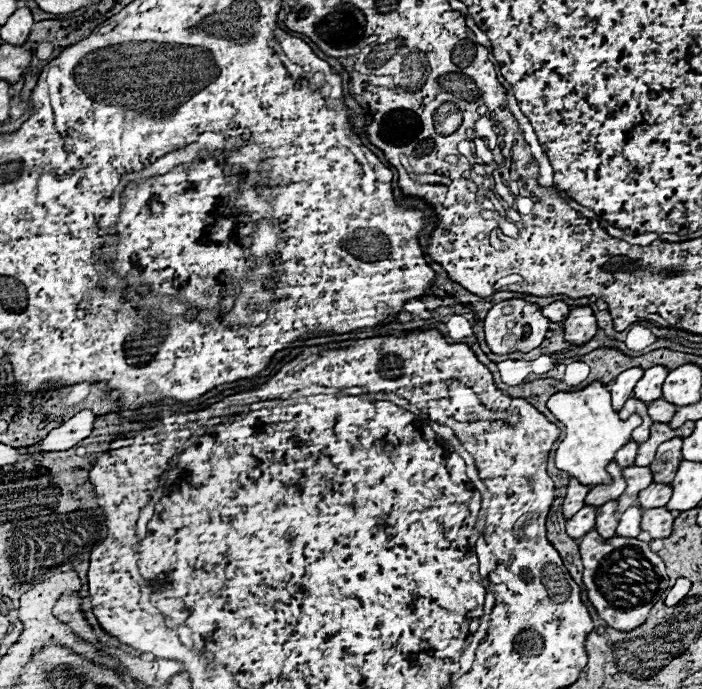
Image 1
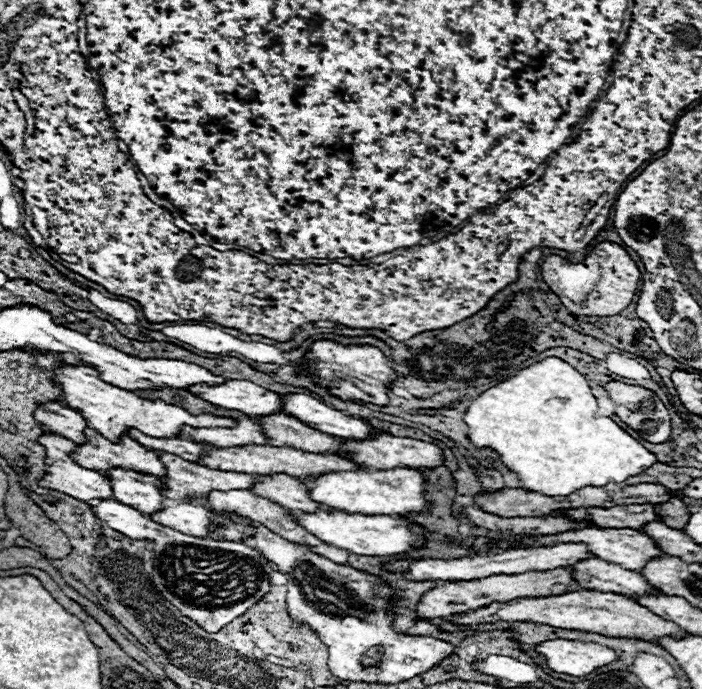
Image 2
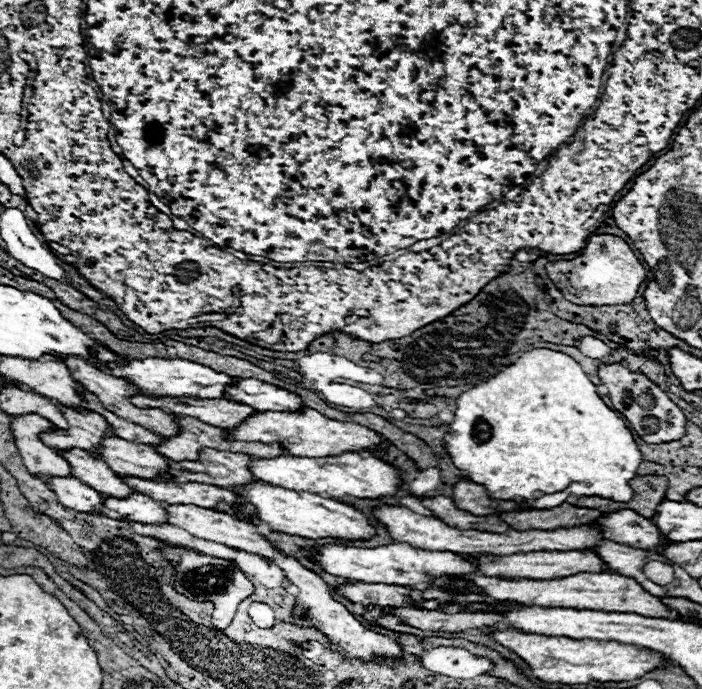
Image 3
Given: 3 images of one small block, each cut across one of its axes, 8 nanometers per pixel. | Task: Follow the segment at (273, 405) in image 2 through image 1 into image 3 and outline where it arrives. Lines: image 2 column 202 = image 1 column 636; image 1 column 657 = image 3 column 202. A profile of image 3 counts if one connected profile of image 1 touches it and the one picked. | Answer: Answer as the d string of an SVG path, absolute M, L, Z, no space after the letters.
M144 358L134 360L126 366L108 364L108 372L118 378L126 378L136 384L144 394L160 394L160 396L194 396L194 398L222 398L226 386L234 382L232 376L224 372L210 370L208 366L190 362L190 360L164 360L164 358Z

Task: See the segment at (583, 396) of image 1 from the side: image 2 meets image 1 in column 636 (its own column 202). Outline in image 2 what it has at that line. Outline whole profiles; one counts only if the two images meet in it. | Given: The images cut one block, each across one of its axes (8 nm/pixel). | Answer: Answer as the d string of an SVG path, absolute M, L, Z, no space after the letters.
M58 366L54 368L54 380L62 386L64 392L64 402L72 410L78 410L82 418L86 418L86 424L94 430L98 430L102 436L110 438L112 442L118 440L120 434L126 434L128 428L136 428L148 436L154 438L176 438L178 436L178 426L188 424L188 426L234 426L236 422L232 418L214 418L210 414L202 416L192 416L188 410L180 406L172 406L166 402L154 402L154 400L142 400L138 394L110 386L98 378L98 372L90 366Z

